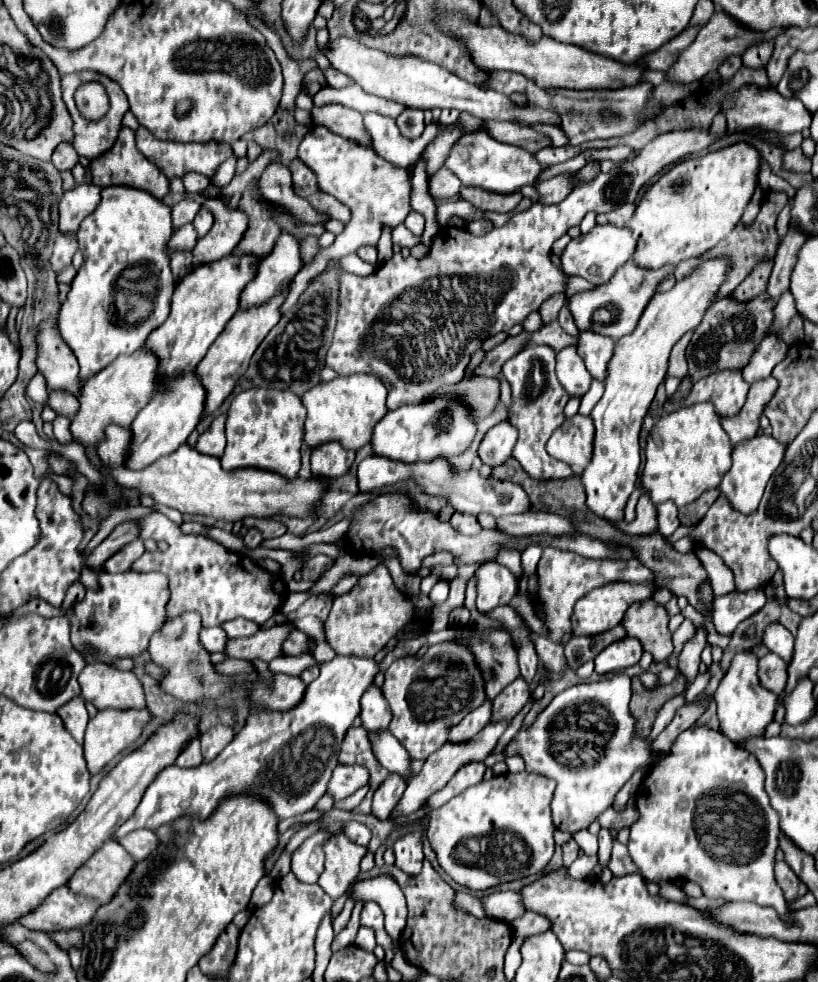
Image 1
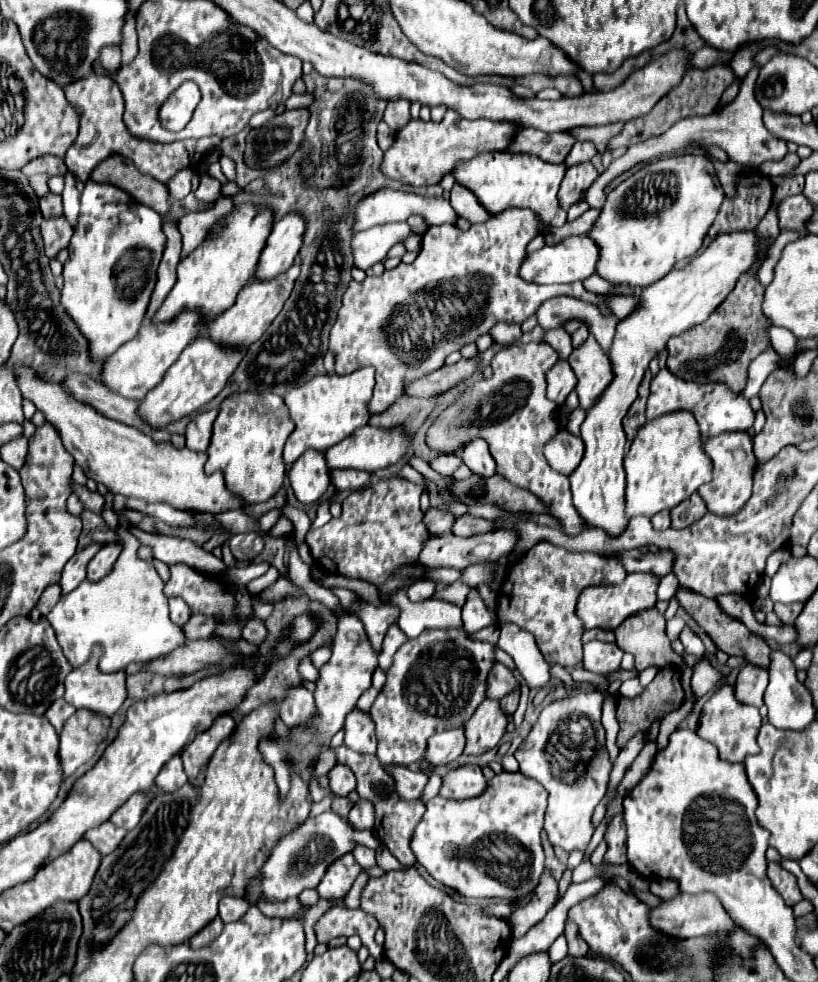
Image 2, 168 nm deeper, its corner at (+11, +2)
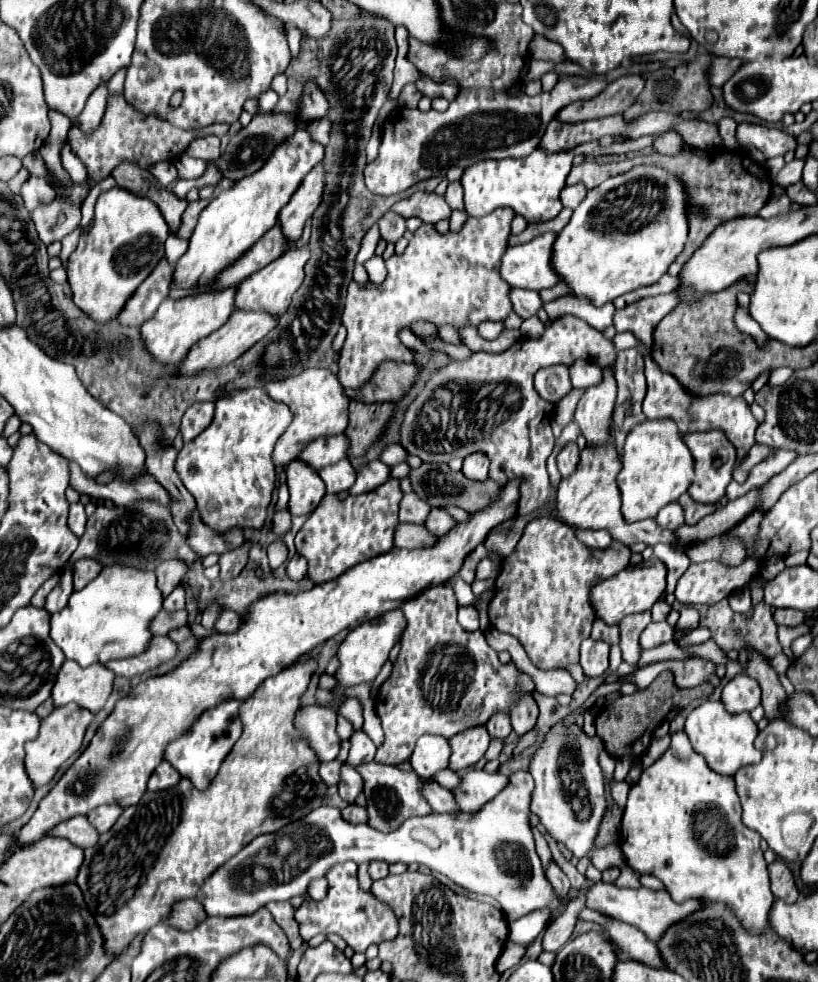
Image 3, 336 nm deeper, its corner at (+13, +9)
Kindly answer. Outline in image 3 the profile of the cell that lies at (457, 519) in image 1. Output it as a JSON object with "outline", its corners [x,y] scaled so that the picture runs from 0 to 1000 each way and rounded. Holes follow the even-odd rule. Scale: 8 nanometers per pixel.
{"outline":[[[500,502],[490,510],[488,531],[490,533],[510,533],[510,535],[517,535],[522,531],[522,524],[524,522],[527,522],[527,516],[522,516],[522,512],[517,512],[507,502]]]}

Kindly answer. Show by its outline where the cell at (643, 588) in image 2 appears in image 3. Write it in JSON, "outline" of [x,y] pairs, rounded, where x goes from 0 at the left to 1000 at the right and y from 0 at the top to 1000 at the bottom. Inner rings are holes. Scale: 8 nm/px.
{"outline":[[[798,571],[789,573],[789,577],[767,577],[757,581],[757,586],[749,586],[747,590],[730,594],[722,600],[722,616],[727,620],[727,626],[737,630],[742,636],[754,636],[764,626],[796,620],[796,616],[813,602],[813,586],[815,586],[813,575],[808,571]]]}

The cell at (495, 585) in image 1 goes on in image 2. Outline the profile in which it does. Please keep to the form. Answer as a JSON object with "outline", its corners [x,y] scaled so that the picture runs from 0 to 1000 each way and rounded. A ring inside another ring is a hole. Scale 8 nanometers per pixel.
{"outline":[[[576,601],[571,615],[566,617],[566,640],[571,646],[581,646],[593,637],[605,635],[605,625],[595,621],[583,601]]]}

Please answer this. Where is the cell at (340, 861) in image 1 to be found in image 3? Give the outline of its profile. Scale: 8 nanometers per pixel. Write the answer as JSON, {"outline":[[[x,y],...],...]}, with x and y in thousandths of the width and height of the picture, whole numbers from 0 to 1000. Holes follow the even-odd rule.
{"outline":[[[432,877],[405,883],[405,887],[400,887],[397,893],[402,897],[402,907],[397,915],[385,920],[370,920],[361,930],[368,954],[373,958],[390,950],[412,950],[424,958],[427,964],[432,964],[432,968],[444,970],[454,960],[466,960],[485,952],[485,936],[478,930],[478,926],[471,920],[463,920],[451,907],[439,907],[436,881]]]}

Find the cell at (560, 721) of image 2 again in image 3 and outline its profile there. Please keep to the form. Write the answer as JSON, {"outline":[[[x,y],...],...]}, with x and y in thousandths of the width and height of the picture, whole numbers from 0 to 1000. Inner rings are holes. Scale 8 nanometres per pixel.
{"outline":[[[686,732],[666,746],[647,777],[647,787],[654,793],[649,826],[661,834],[676,854],[686,856],[708,875],[715,871],[727,875],[732,887],[764,881],[757,860],[744,860],[732,867],[725,865],[725,854],[742,822],[737,810],[737,785],[732,779],[732,767],[737,763],[732,748],[720,751],[705,736],[693,738],[691,732]]]}

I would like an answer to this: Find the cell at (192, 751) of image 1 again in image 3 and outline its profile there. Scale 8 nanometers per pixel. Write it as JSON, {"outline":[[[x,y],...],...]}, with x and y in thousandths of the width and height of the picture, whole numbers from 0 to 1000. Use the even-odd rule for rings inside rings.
{"outline":[[[199,775],[199,777],[187,785],[180,803],[182,803],[182,805],[199,805],[199,803],[207,803],[207,801],[216,799],[219,793],[221,793],[219,785],[214,785],[214,781],[209,781],[209,777]]]}

